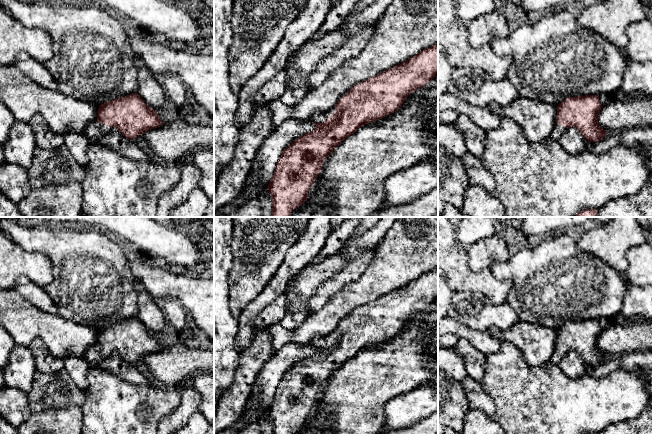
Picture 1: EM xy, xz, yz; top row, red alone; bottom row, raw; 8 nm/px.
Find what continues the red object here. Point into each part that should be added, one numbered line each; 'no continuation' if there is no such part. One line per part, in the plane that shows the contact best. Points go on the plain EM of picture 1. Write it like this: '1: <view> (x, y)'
1: xz (318, 341)

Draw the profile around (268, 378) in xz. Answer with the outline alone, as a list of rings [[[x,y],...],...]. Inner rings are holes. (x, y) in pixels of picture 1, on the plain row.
[[[291,342],[285,344],[269,359],[258,372],[253,384],[252,394],[258,398],[258,403],[246,407],[241,416],[245,423],[255,422],[263,411],[268,410],[275,395],[275,390],[284,374],[297,362],[312,356],[316,352],[312,344],[299,345]]]

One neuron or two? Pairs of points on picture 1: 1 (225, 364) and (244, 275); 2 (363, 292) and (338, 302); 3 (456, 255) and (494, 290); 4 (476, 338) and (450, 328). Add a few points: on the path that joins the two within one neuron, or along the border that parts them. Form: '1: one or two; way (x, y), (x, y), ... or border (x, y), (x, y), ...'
1: two; border (229, 294), (229, 310), (236, 318)
2: one; way (357, 293), (344, 301)
3: one; way (459, 266), (475, 282), (483, 282)
4: one; way (470, 334), (456, 328)

